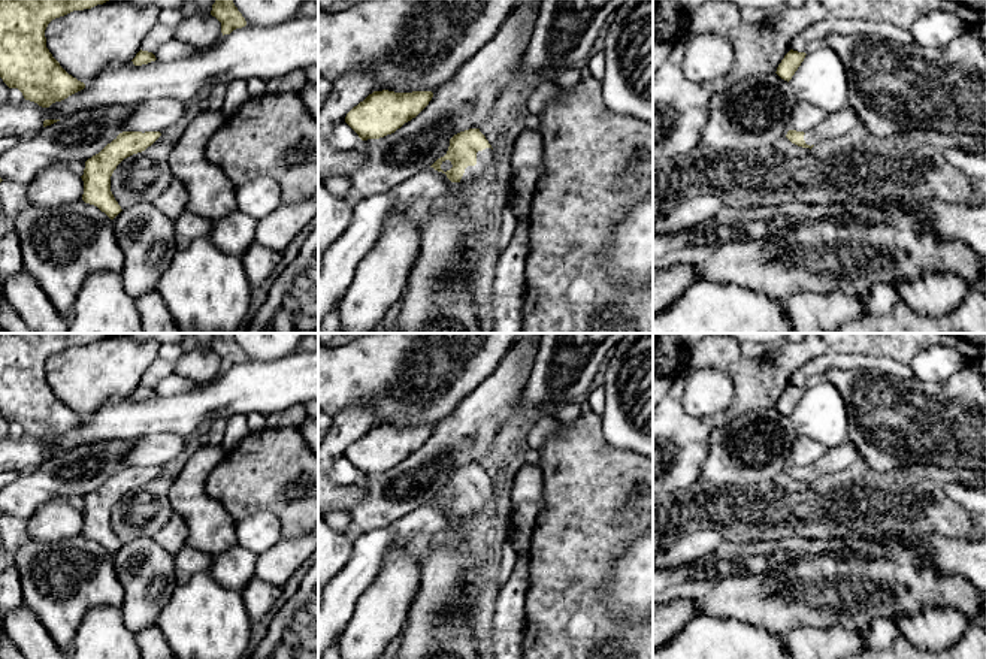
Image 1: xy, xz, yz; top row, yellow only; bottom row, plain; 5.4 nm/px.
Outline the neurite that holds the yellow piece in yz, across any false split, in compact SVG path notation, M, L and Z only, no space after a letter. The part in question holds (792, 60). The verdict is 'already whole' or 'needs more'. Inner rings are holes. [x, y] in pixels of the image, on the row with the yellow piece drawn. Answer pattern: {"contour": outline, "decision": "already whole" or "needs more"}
{"contour": "M790 49L784 58L781 60L781 63L777 67L777 75L784 79L784 81L790 81L792 76L795 75L795 72L798 70L798 67L801 66L801 63L805 58L805 52L798 52Z", "decision": "already whole"}

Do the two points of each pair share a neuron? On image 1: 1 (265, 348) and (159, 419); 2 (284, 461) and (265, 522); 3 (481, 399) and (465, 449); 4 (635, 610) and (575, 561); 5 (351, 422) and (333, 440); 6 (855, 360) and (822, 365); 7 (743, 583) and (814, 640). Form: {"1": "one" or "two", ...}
{"1": "two", "2": "two", "3": "one", "4": "two", "5": "one", "6": "one", "7": "two"}

